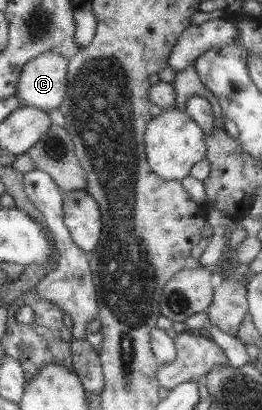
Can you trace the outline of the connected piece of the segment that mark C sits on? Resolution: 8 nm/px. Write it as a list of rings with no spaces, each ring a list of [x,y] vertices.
[[[44,52],[28,60],[20,71],[18,98],[46,112],[58,109],[67,92],[68,65],[69,59],[58,52]]]

